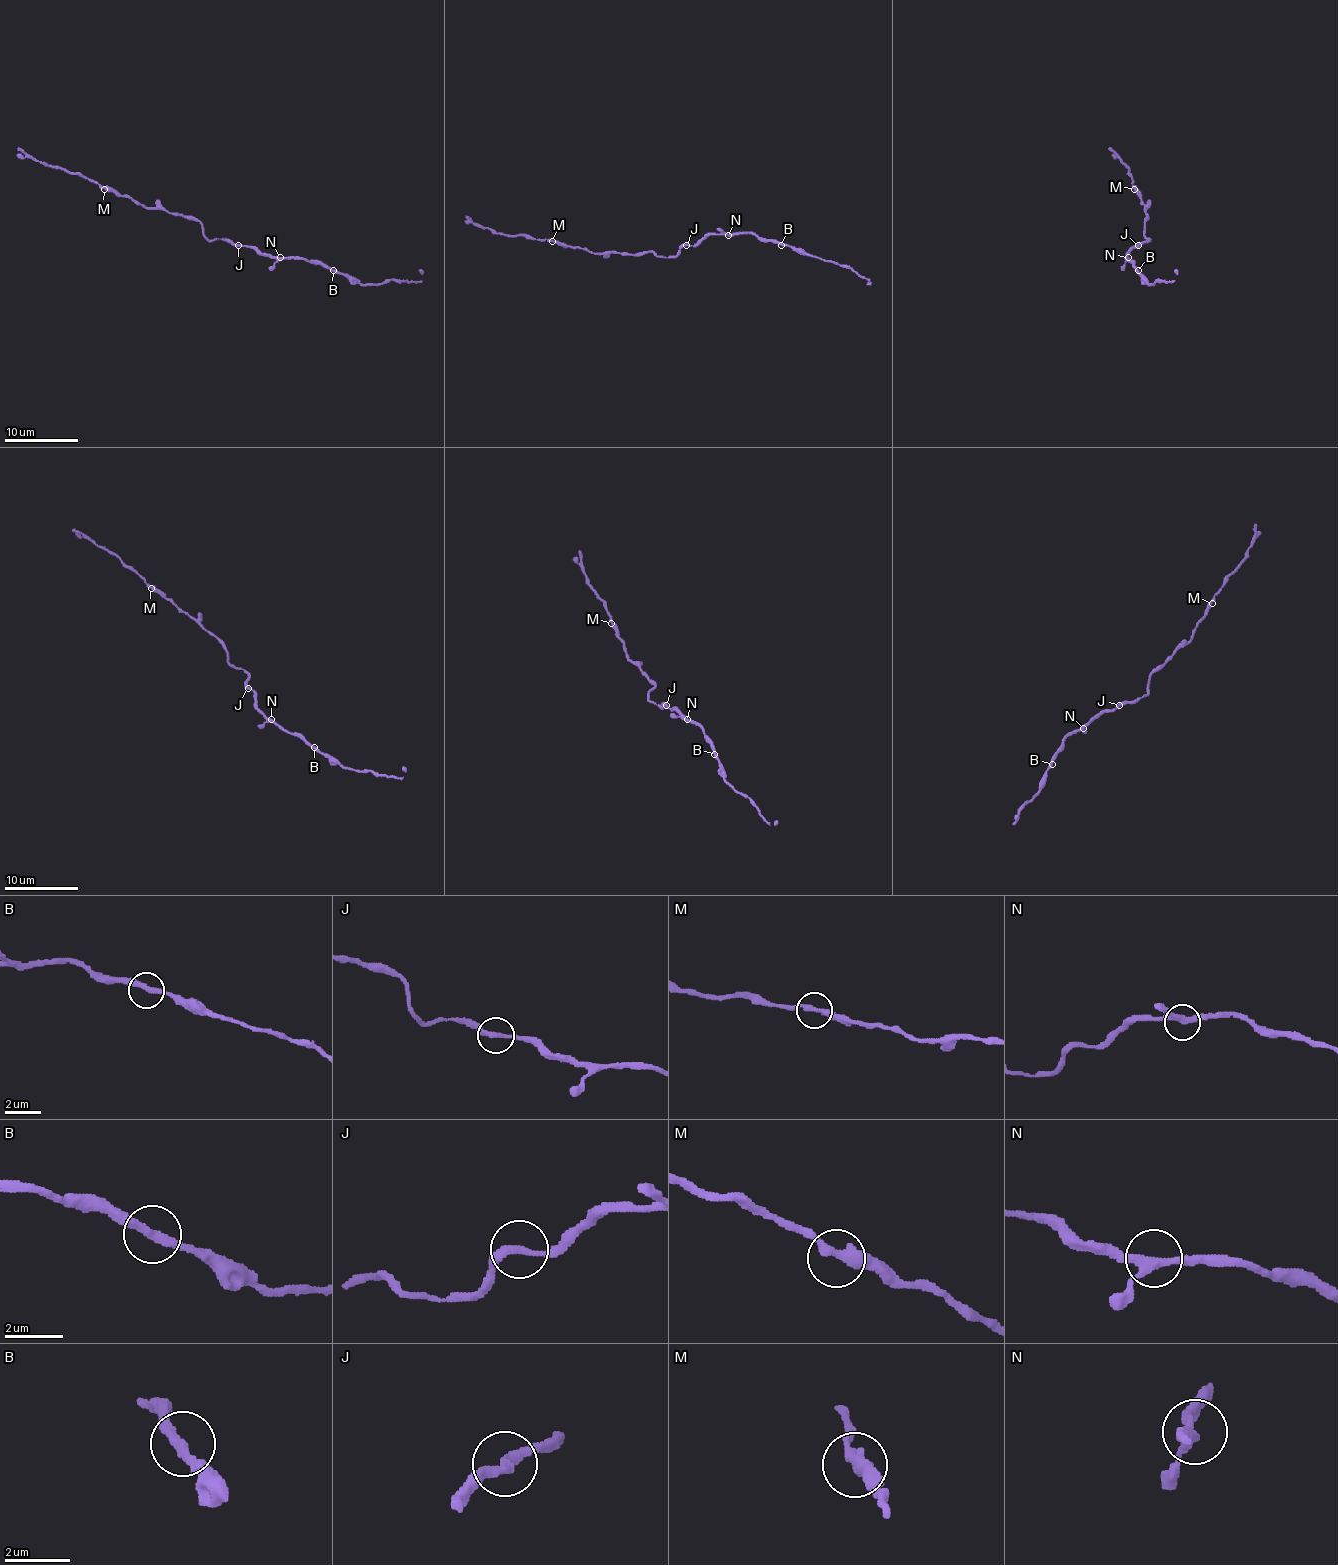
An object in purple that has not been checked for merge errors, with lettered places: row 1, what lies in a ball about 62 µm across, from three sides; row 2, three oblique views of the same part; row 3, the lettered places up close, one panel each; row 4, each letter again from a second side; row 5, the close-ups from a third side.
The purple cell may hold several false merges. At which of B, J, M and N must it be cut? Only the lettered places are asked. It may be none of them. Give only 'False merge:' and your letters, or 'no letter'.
False merge: no letter

